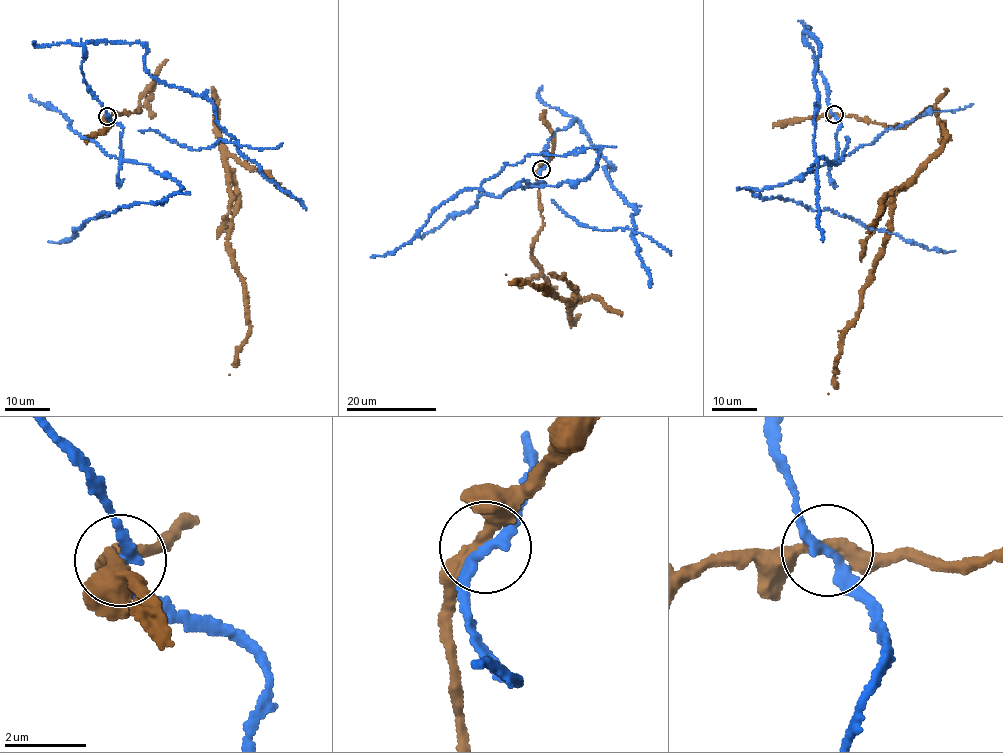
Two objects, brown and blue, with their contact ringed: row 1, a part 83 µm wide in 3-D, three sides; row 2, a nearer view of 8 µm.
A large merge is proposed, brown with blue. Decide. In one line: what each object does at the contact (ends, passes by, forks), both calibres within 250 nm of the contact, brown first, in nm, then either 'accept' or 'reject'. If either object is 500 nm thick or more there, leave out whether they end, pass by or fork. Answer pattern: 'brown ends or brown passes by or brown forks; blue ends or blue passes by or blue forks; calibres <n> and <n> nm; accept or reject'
brown passes by; blue passes by; calibres 320 and 240 nm; reject

